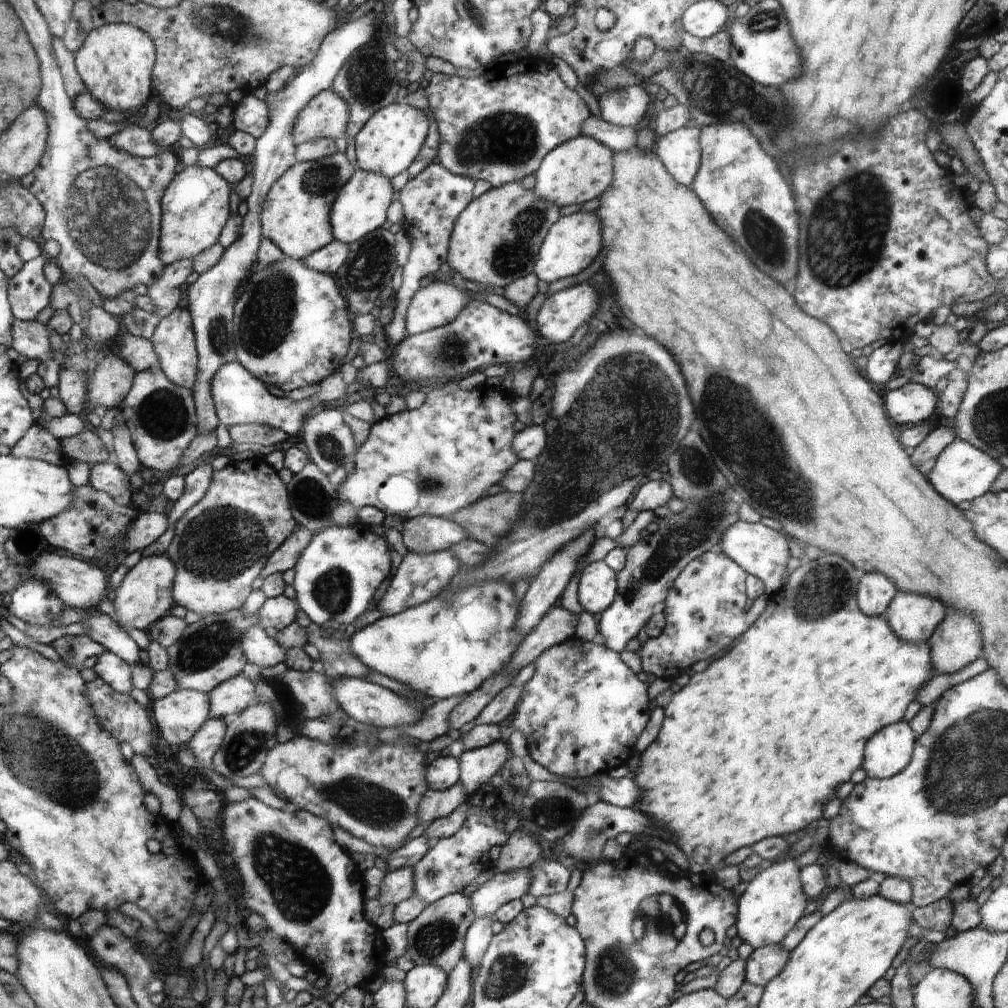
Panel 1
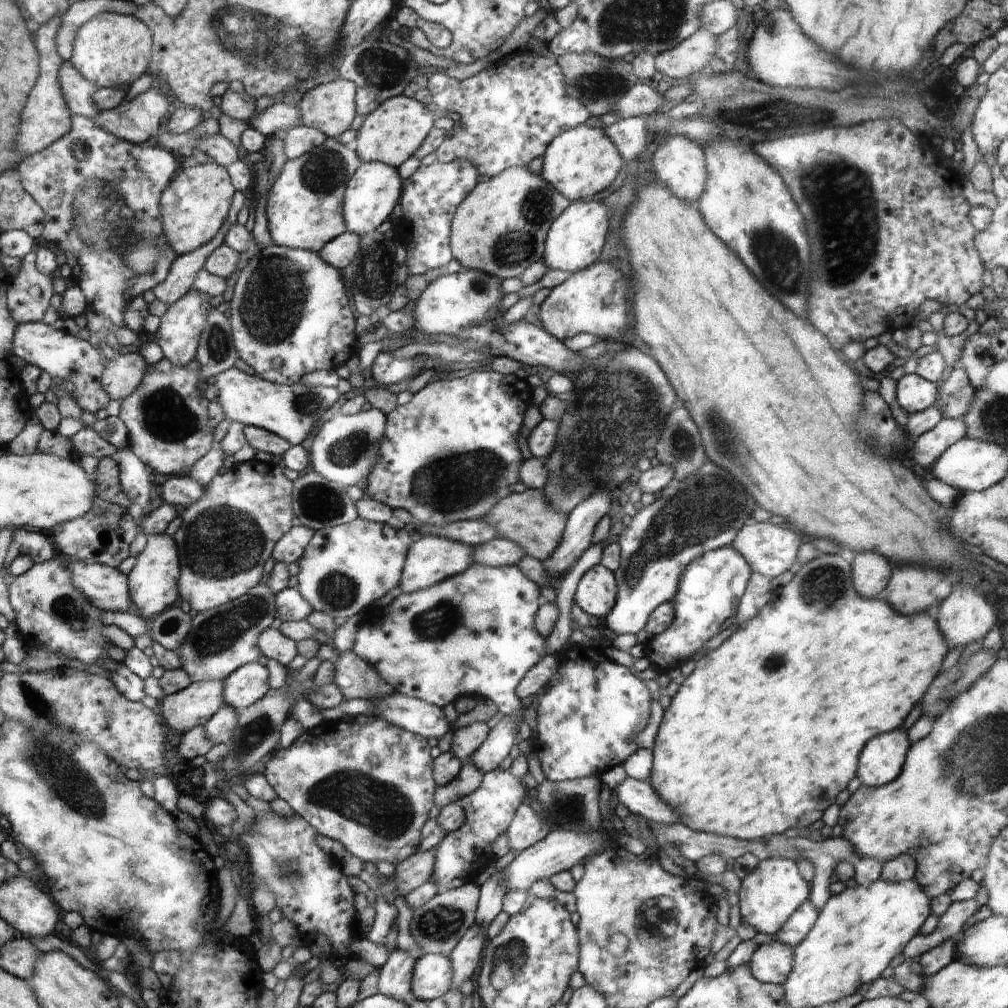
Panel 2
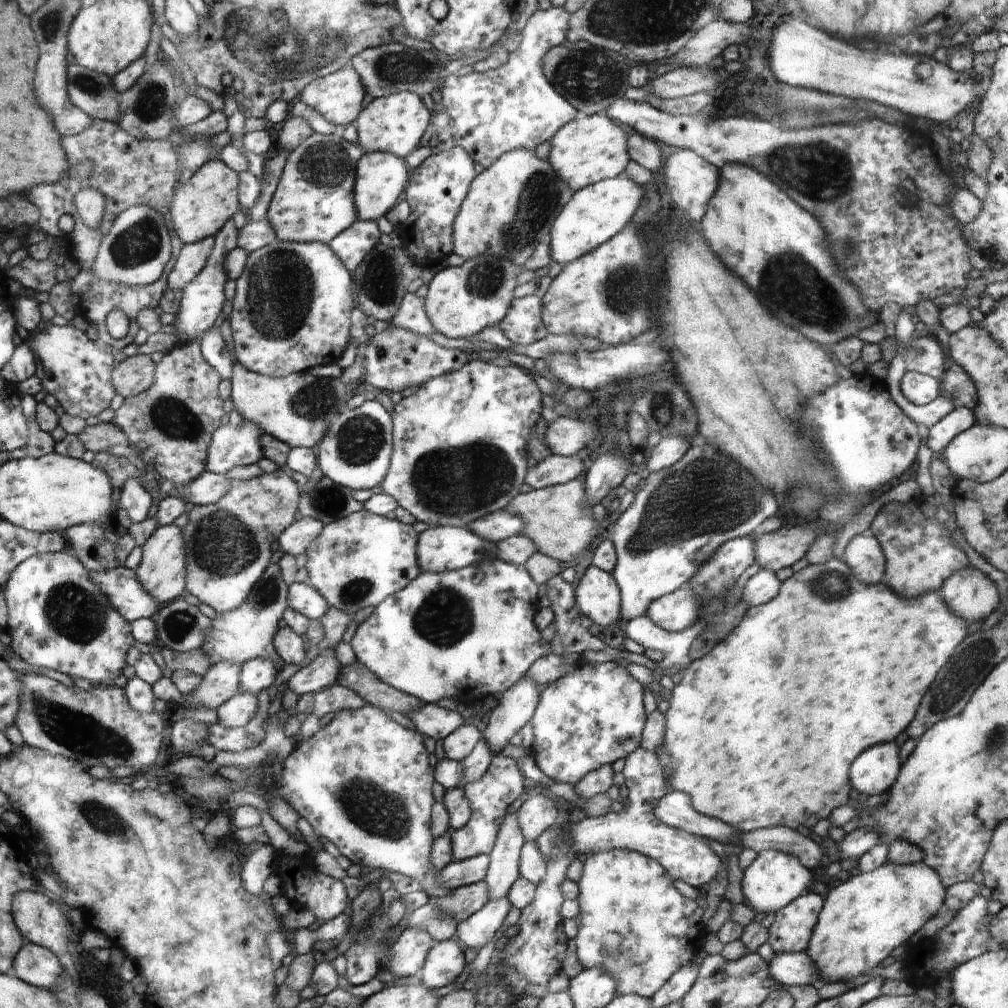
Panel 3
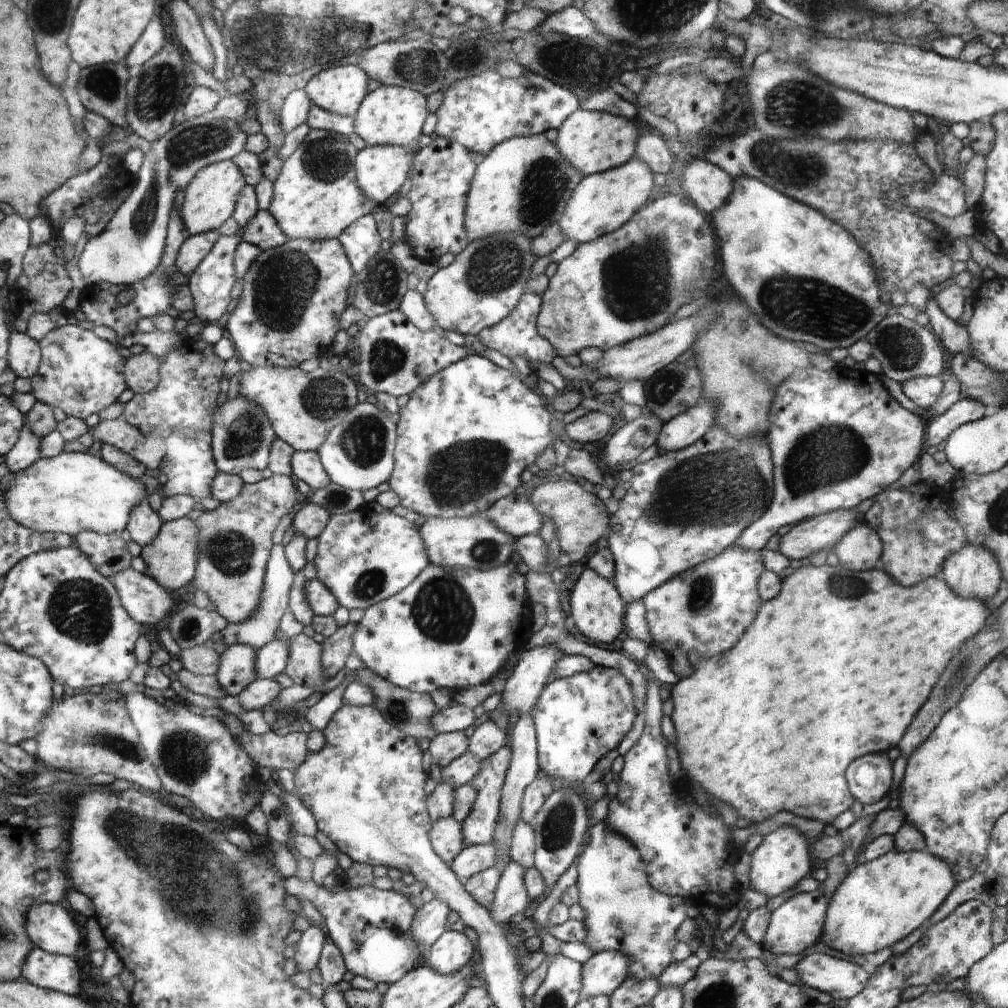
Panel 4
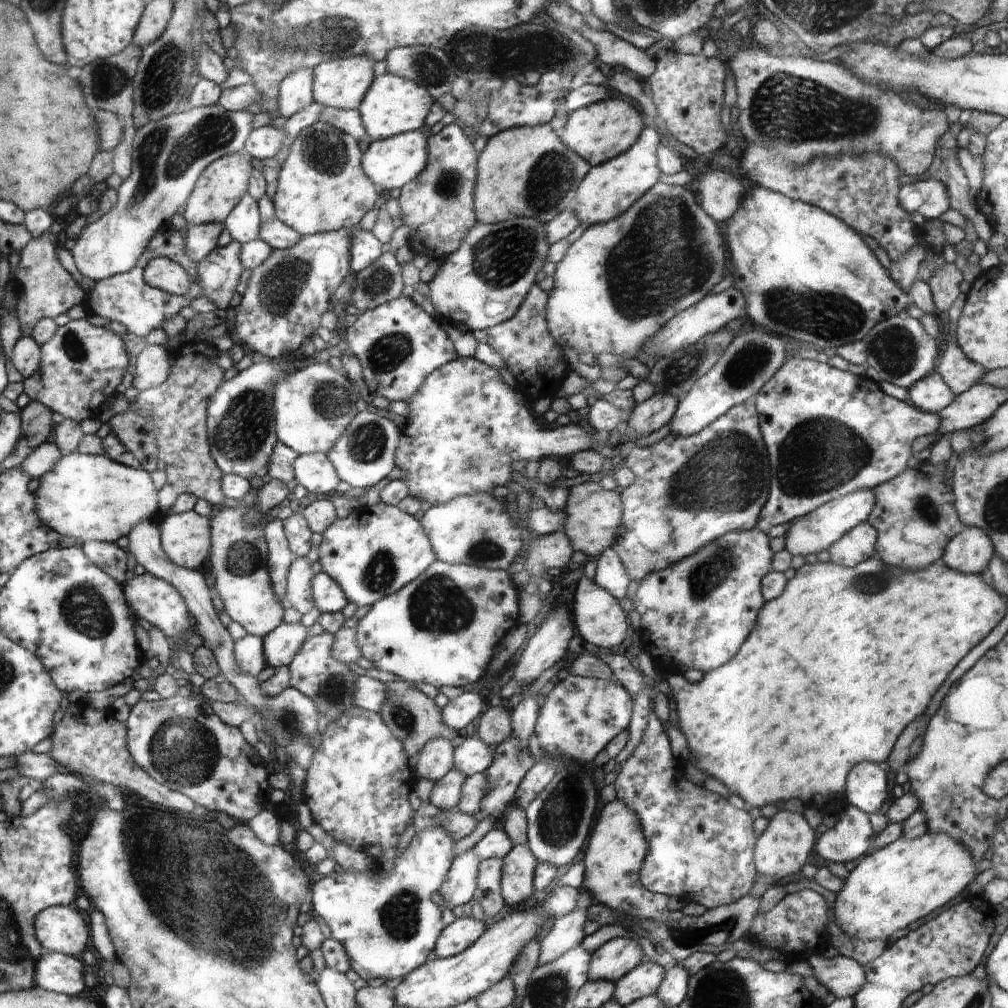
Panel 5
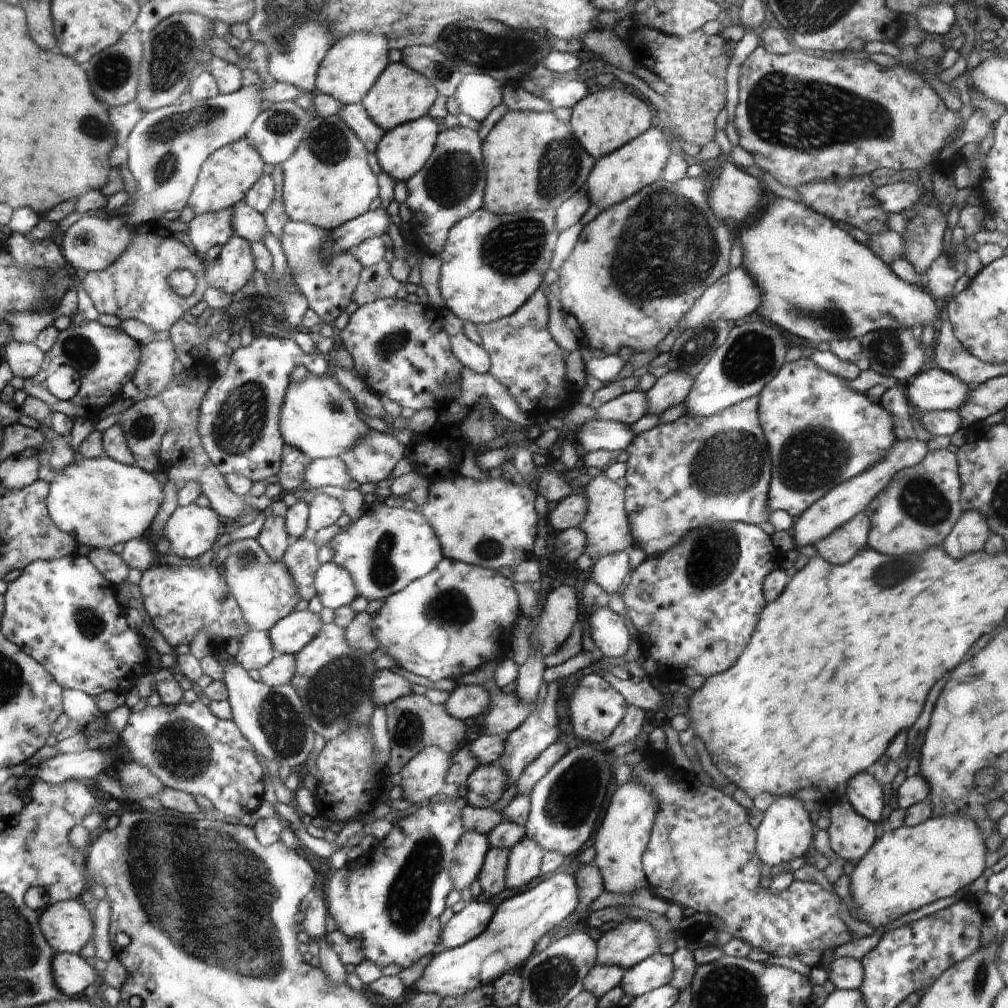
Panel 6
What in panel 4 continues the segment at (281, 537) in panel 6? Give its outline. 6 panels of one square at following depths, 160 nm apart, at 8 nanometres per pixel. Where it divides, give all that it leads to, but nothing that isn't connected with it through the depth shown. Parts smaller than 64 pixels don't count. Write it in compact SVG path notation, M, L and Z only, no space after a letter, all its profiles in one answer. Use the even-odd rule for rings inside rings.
M274 545L272 555L269 558L268 569L265 573L265 586L262 589L261 602L258 605L257 613L253 617L248 617L243 623L228 623L226 628L217 632L217 637L212 637L205 642L208 648L213 648L214 652L220 654L230 645L242 643L250 645L256 650L262 649L280 635L280 618L288 611L289 593L293 588L293 569L285 557L285 548L280 545Z

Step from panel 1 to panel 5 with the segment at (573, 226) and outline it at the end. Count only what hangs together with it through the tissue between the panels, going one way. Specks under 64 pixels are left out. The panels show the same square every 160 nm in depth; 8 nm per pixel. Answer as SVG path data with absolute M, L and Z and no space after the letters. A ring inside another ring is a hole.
M655 126L645 128L639 140L626 153L614 157L589 170L581 182L573 204L577 219L584 226L604 225L622 213L626 213L644 194L658 182L661 169L658 166L657 148L660 134Z

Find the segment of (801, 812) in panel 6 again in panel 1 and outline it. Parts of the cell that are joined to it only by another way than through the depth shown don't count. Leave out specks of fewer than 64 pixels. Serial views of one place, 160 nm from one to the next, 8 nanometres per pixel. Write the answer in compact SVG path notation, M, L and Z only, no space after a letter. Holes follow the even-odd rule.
M797 860L774 862L748 883L748 887L737 900L735 922L743 942L757 949L766 945L778 945L784 940L806 910L807 896L800 874Z

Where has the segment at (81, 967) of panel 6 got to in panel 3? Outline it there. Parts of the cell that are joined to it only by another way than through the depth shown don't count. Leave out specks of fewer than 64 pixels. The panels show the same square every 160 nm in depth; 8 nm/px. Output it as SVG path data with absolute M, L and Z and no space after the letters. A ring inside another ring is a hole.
M25 941L13 962L11 973L38 988L56 988L62 978L62 966L46 947Z

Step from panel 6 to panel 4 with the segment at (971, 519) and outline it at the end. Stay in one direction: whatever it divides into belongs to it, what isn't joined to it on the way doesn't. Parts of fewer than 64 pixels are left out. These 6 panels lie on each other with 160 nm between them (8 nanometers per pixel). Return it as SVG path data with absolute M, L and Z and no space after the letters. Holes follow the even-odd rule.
M968 544L946 557L942 574L942 580L955 594L982 605L1005 585L996 557L989 550L975 549Z

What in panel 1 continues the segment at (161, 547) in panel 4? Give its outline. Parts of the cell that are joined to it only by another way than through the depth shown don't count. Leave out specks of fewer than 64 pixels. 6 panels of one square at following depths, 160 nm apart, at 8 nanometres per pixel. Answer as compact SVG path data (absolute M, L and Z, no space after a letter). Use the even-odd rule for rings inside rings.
M166 553L142 558L134 568L127 570L120 586L113 590L115 598L112 601L125 631L129 629L148 632L162 616L168 615L172 608L173 582L176 580L176 574L176 566Z

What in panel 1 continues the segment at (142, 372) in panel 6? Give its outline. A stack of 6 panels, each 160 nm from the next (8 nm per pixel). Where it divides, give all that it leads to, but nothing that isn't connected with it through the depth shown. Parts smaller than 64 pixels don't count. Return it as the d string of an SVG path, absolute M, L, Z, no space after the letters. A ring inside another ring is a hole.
M109 354L101 364L93 365L88 399L108 409L120 406L128 398L135 376L135 370L120 355Z

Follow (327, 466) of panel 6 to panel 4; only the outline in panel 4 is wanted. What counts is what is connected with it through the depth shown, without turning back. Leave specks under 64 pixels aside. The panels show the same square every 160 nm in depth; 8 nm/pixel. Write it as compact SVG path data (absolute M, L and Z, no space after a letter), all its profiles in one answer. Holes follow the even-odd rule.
M295 451L292 456L292 469L292 476L304 480L312 490L327 487L332 483L318 451Z

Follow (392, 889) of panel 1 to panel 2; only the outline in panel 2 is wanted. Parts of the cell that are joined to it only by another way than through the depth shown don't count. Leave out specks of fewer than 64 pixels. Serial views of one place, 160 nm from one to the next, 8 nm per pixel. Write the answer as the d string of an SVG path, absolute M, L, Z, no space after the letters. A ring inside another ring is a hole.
M438 848L422 852L418 850L412 857L400 861L393 872L394 882L396 882L393 891L405 896L415 888L426 884L432 878L437 850Z

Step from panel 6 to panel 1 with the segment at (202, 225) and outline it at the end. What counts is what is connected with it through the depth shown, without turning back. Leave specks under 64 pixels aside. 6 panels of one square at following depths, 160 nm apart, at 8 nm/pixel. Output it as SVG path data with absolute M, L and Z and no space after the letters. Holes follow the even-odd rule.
M193 260L174 261L165 266L160 280L148 287L147 295L155 304L159 318L167 317L176 307L185 302L186 278L193 272Z

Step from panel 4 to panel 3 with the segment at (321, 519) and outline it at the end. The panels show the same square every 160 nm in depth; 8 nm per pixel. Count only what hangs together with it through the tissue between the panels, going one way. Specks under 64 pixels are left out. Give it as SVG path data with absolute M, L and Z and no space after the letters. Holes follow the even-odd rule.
M298 516L298 518L284 529L277 540L280 550L293 557L302 554L309 544L320 534L323 524L313 518Z

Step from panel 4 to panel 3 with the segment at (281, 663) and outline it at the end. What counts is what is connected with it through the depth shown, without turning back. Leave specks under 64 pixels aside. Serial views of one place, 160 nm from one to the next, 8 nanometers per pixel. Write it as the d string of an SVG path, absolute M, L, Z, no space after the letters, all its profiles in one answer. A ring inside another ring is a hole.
M255 658L241 666L240 688L255 697L268 689L278 674L275 664L268 659Z

